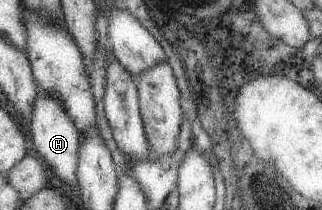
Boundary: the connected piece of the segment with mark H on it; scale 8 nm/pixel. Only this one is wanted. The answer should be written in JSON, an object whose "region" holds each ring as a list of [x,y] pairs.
{"region":[[[39,92],[34,102],[34,116],[30,126],[32,142],[36,152],[50,166],[56,178],[60,178],[62,184],[68,186],[79,186],[78,167],[80,166],[80,130],[74,126],[72,118],[68,116],[66,108],[62,106],[62,100],[58,96]]]}

